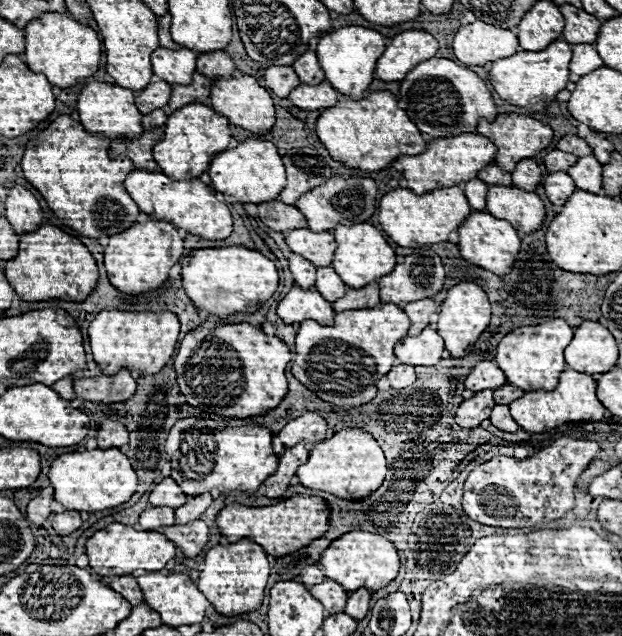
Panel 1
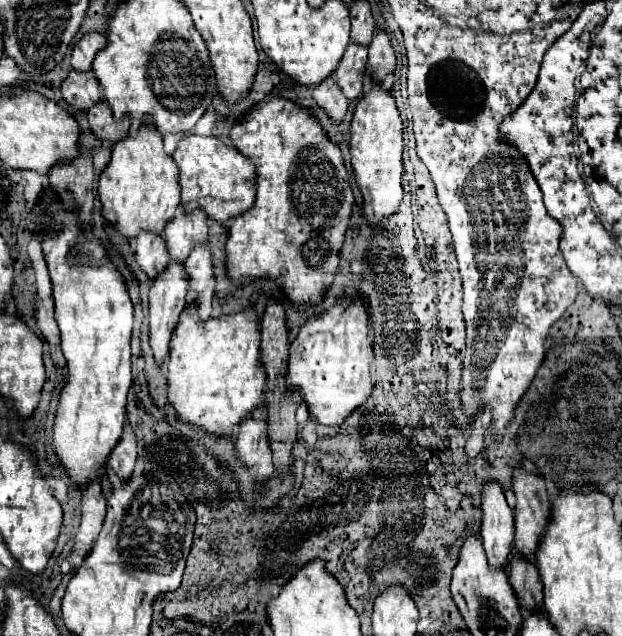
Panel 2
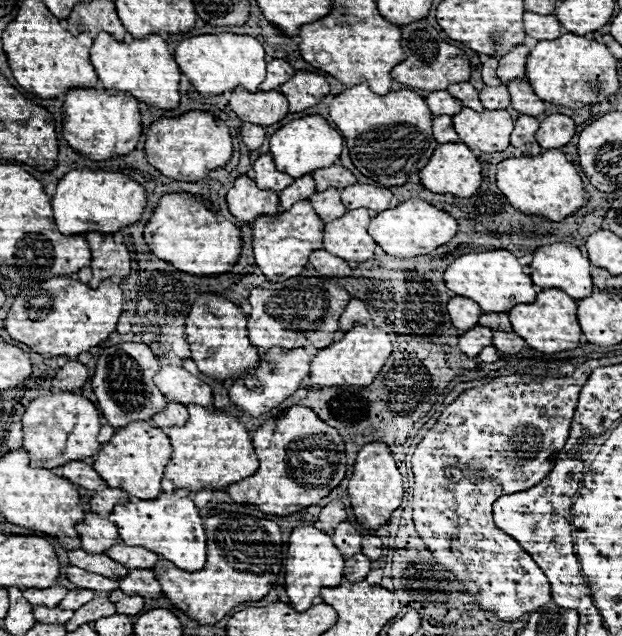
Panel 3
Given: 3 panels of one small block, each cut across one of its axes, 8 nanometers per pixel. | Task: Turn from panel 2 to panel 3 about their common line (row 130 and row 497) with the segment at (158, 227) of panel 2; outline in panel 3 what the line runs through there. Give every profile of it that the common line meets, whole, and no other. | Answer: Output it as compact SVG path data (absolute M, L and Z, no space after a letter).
M130 422L126 428L116 430L112 440L100 448L94 470L110 488L124 490L132 498L156 500L160 496L160 480L164 468L172 458L172 444L162 428L154 428L150 422Z

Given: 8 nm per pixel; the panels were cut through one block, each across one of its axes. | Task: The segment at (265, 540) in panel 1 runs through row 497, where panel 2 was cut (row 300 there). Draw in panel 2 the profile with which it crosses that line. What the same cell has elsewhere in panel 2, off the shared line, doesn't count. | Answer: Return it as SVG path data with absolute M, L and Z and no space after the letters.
M270 92L260 100L240 122L230 130L230 142L242 150L256 164L256 200L254 206L230 220L228 228L228 276L240 284L246 276L270 276L278 280L284 294L296 308L318 302L324 290L332 284L338 268L338 252L348 228L354 196L348 182L348 170L340 152L340 146L328 138L322 124L310 108L282 98L278 92Z

